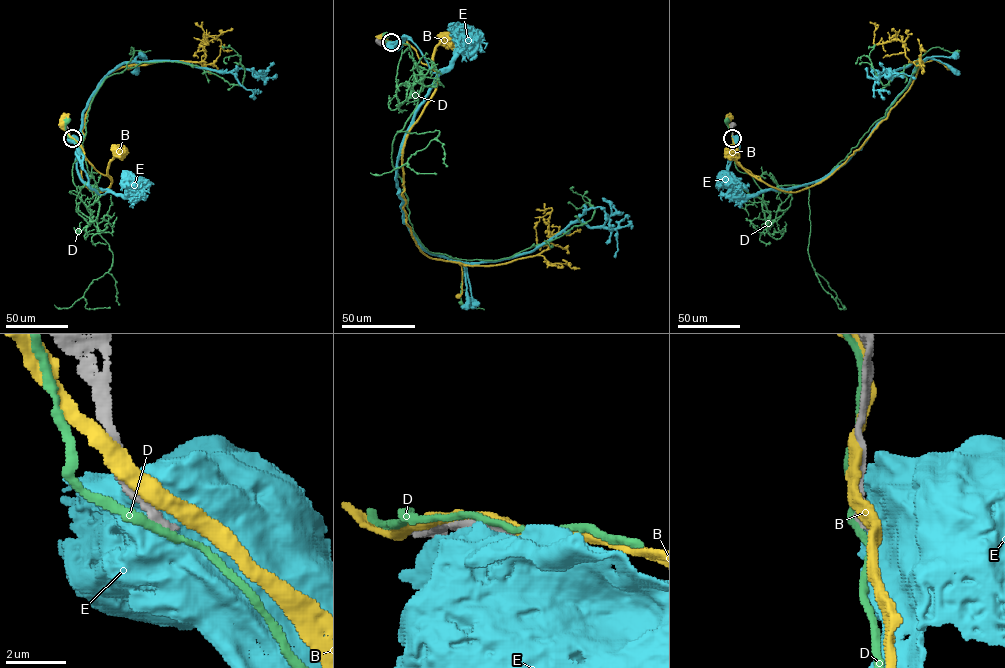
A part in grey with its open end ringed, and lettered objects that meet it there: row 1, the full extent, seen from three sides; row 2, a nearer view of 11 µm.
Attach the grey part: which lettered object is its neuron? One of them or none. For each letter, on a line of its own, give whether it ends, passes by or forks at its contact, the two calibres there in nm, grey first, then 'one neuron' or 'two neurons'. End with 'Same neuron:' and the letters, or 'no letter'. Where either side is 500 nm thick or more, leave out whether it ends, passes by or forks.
B: it passes by | 240/400 nm | two neurons
D: it passes by | 360/240 nm | two neurons
E: 400/1050 nm | two neurons
Same neuron: no letter

